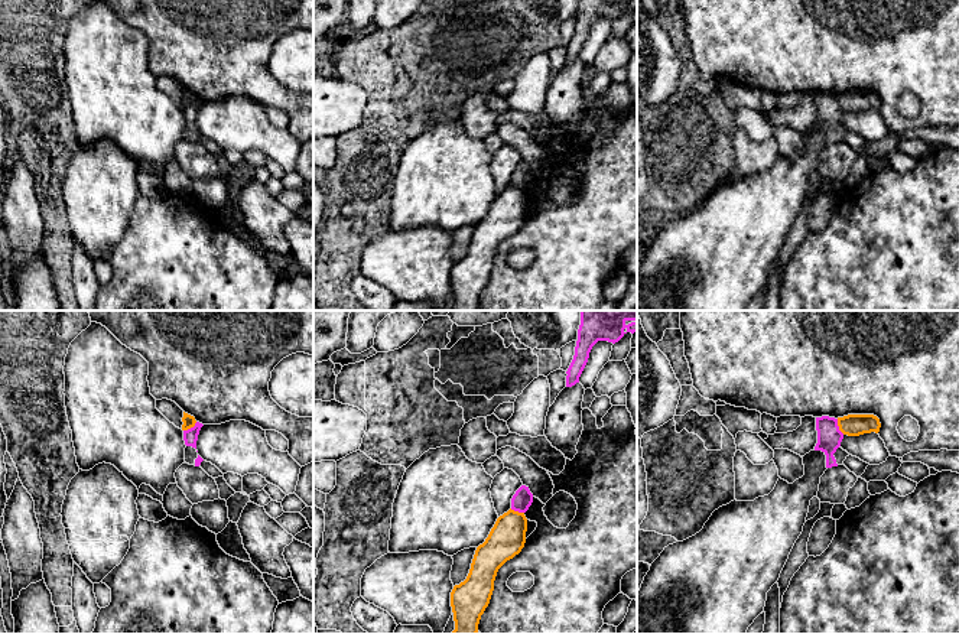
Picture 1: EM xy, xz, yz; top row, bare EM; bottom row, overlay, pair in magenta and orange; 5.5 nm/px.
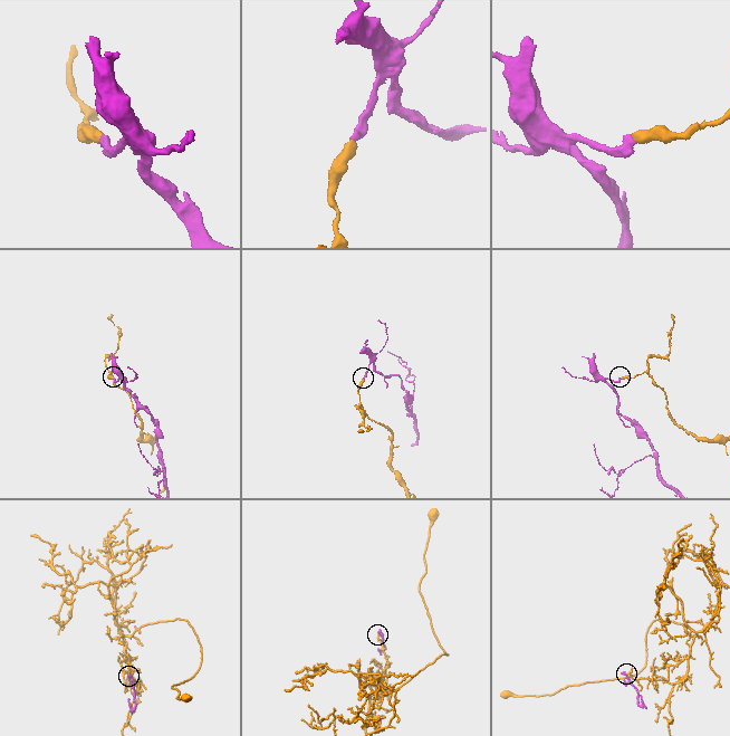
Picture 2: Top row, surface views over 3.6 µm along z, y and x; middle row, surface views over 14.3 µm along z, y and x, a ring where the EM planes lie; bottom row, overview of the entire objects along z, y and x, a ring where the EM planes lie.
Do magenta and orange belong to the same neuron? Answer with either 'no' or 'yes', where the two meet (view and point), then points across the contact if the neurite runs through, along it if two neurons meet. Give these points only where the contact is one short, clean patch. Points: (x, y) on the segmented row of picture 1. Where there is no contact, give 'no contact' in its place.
no | yz (838, 426) | along yz (836, 419), (836, 425), (844, 433)

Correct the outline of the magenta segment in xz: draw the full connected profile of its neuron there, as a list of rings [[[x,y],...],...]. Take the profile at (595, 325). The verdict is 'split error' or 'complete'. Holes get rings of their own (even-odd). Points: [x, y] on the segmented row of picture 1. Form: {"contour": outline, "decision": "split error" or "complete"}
{"contour": [[[581,311],[575,355],[566,371],[566,387],[579,383],[589,352],[598,341],[615,344],[627,332],[637,332],[637,311]]], "decision": "complete"}

